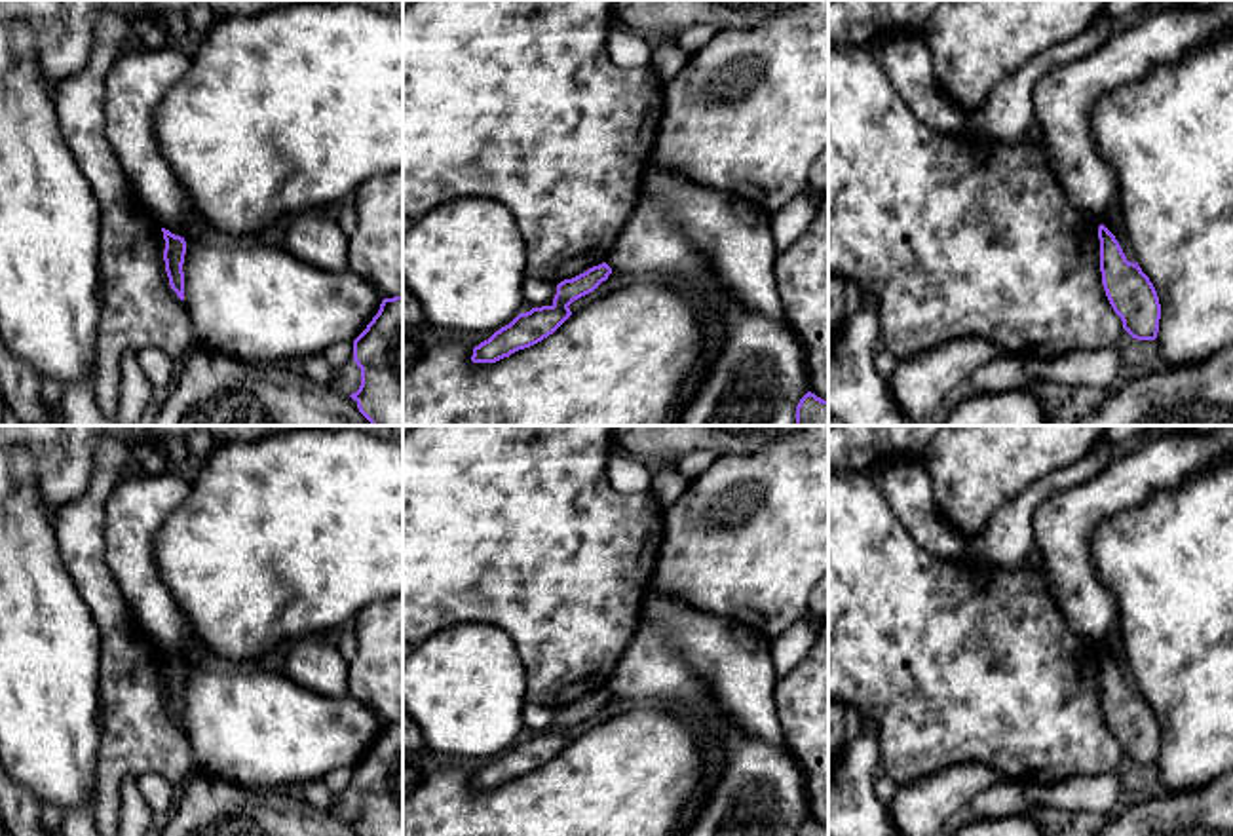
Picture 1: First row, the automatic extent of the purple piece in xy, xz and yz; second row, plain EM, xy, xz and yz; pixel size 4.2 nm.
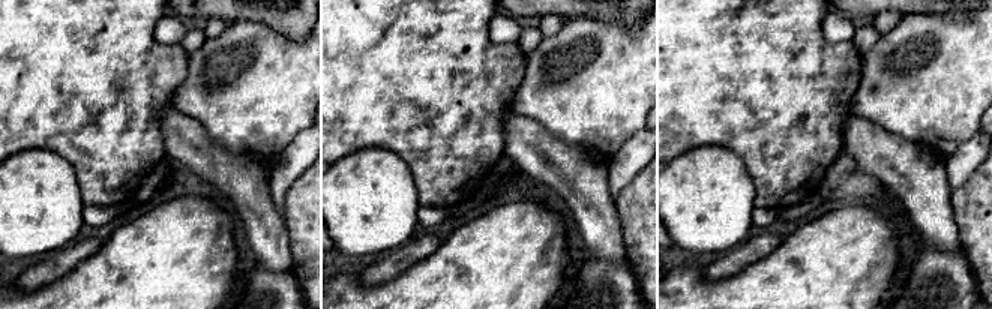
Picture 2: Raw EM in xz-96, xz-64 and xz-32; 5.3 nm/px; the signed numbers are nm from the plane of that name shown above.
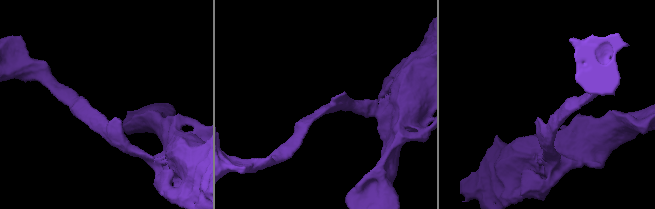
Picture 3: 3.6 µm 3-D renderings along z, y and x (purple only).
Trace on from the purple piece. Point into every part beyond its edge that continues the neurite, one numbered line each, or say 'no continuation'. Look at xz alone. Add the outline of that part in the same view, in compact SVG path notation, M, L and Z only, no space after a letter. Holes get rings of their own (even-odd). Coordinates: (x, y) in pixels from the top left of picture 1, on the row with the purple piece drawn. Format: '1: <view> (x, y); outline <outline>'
no continuation

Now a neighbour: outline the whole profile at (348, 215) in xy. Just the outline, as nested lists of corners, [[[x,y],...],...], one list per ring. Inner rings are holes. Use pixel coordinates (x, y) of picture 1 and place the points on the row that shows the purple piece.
[[[351,198],[344,200],[336,222],[340,224],[348,238],[355,232],[357,220],[359,220],[357,205],[353,203]]]

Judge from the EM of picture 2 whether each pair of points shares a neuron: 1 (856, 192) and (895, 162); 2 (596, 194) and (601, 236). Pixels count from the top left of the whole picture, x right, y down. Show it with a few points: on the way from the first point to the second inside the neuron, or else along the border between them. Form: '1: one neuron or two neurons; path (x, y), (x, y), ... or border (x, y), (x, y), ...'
1: two neurons; border (848, 155), (889, 191)
2: one neuron; path (596, 204), (599, 225)

